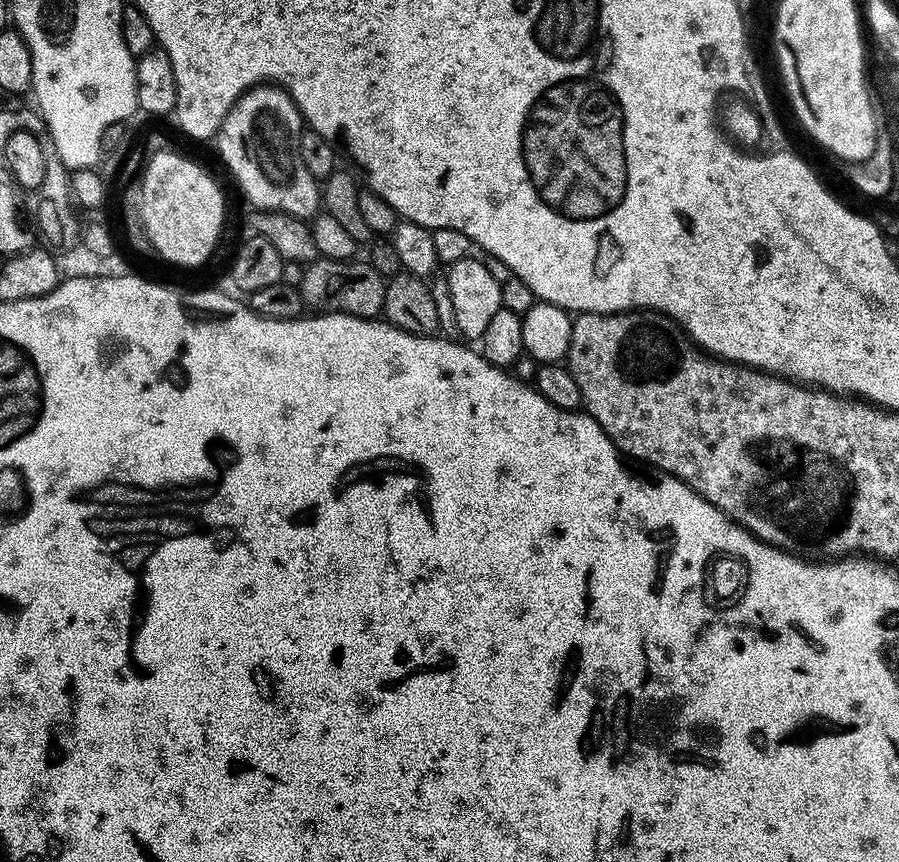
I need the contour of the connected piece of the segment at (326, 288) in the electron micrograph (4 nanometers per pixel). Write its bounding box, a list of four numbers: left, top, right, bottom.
[300,258,385,318]

